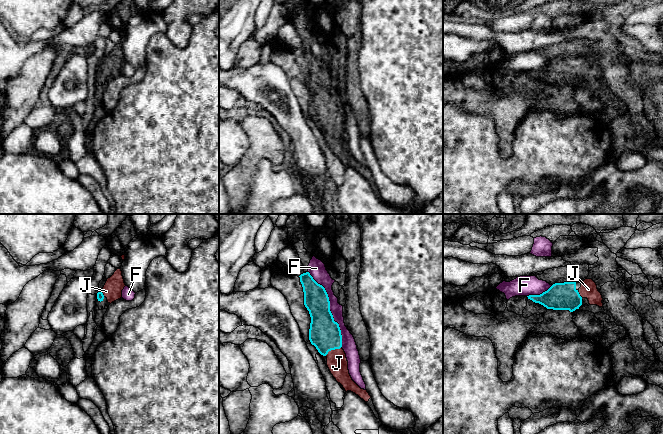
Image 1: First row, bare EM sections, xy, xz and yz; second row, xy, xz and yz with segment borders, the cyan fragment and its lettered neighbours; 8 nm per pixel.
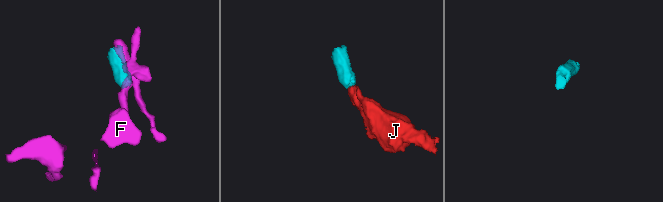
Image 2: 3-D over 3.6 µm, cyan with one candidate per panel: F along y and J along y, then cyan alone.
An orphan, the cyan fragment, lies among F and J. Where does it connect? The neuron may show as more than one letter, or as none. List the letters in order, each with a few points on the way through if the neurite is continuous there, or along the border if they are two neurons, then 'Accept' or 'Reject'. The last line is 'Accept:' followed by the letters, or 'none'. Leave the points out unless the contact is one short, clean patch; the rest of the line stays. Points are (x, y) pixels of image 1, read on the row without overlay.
F: Reject
J: Path across: xz (324, 109), (332, 125), (337, 139). Accept
Accept: J

